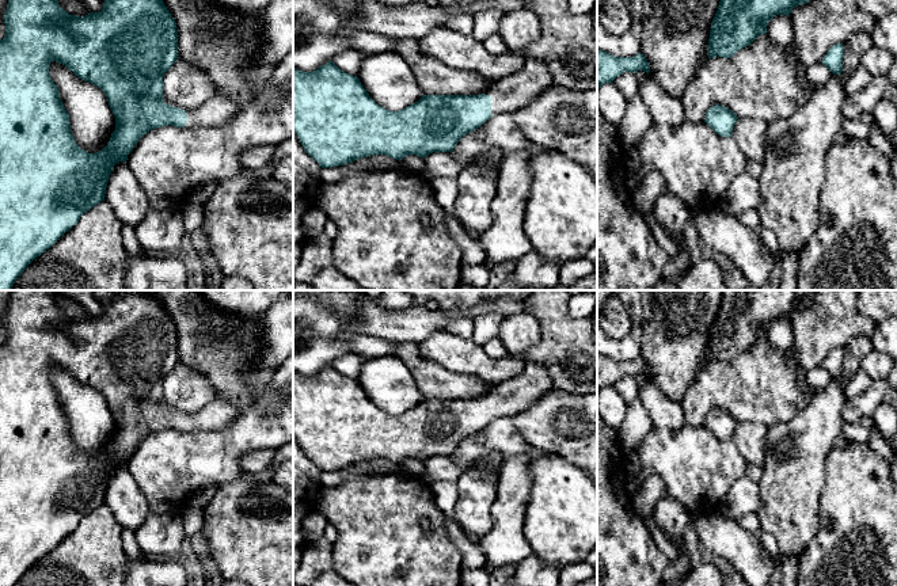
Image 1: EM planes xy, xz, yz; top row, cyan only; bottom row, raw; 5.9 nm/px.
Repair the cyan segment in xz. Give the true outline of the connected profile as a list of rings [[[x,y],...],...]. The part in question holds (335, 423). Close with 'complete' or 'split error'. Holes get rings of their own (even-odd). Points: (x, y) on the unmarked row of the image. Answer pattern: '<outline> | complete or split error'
[[[535,361],[525,362],[520,376],[494,384],[490,393],[479,399],[423,399],[399,415],[379,410],[357,380],[341,374],[332,365],[313,376],[293,372],[293,434],[305,456],[322,472],[345,469],[361,461],[385,458],[396,464],[433,456],[452,456],[467,437],[480,431],[499,416],[525,411],[541,395],[552,389],[547,369]]] | split error

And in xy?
[[[11,290],[8,309],[4,317],[5,340],[0,343],[0,586],[15,586],[26,571],[37,560],[49,553],[65,536],[76,529],[87,514],[104,505],[109,480],[114,469],[119,465],[126,467],[128,458],[133,454],[134,449],[151,433],[167,429],[185,433],[194,430],[220,430],[229,425],[239,412],[236,406],[225,403],[221,399],[214,399],[198,412],[186,415],[163,406],[163,380],[178,364],[178,334],[176,326],[171,320],[163,304],[147,294],[144,290],[122,290],[111,302],[104,304],[100,316],[91,316],[81,321],[69,319],[64,315],[57,305],[56,297],[57,290]],[[52,365],[65,369],[79,383],[99,391],[104,396],[109,410],[115,421],[115,434],[111,437],[110,445],[102,454],[88,457],[76,448],[71,435],[69,418],[60,403],[57,389],[49,378],[49,369]]] | split error

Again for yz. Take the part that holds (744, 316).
[[[722,290],[722,300],[718,309],[718,315],[712,323],[710,342],[708,342],[708,362],[712,361],[733,361],[740,353],[750,349],[760,338],[767,338],[768,326],[776,319],[787,319],[794,311],[806,308],[810,304],[812,297],[818,290],[807,290],[805,297],[799,297],[795,290]]] | complete

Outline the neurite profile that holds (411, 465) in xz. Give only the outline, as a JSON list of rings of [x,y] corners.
[[[408,458],[400,464],[400,469],[414,476],[422,476],[425,471],[423,461]]]

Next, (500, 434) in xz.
[[[499,416],[489,422],[480,431],[461,441],[452,457],[460,467],[468,467],[491,450],[506,457],[528,454],[531,446],[517,431],[510,416]]]

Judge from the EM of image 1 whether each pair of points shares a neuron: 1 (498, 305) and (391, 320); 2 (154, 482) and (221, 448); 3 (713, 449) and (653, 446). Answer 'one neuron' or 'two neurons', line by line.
1: one neuron
2: one neuron
3: one neuron

